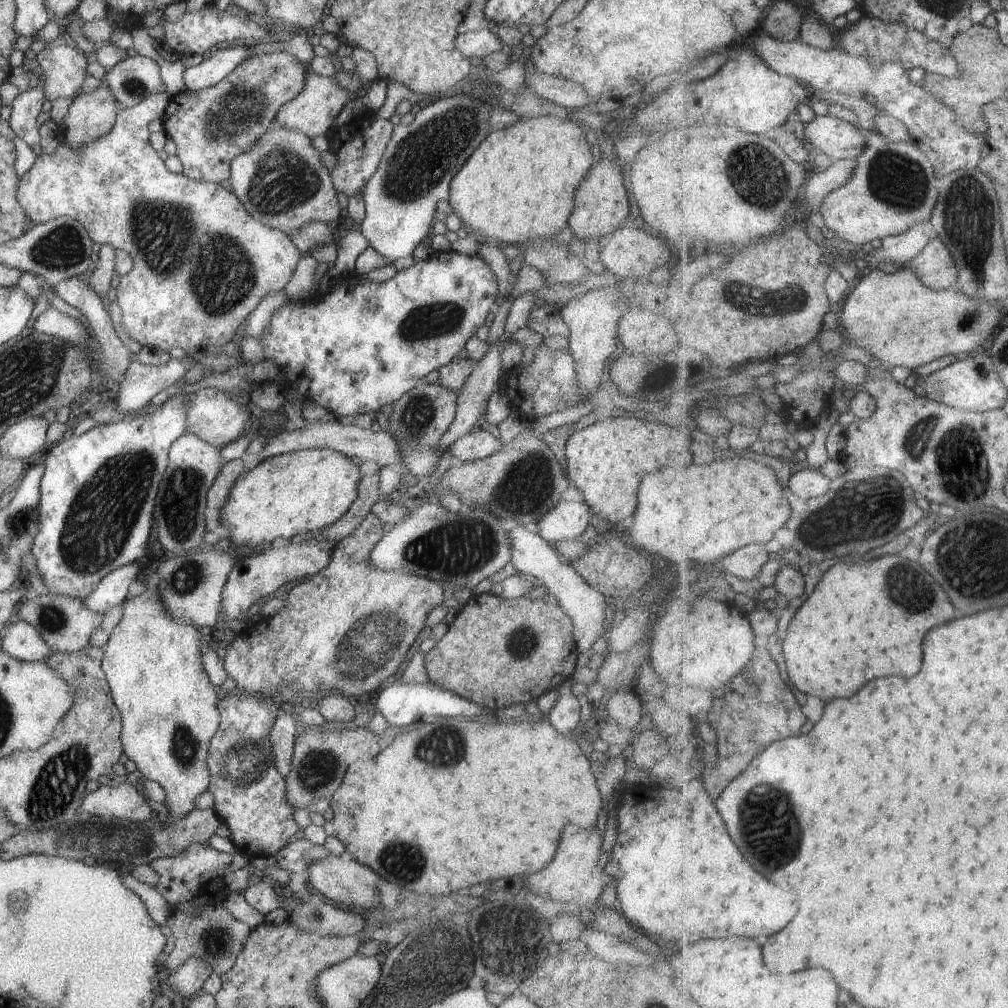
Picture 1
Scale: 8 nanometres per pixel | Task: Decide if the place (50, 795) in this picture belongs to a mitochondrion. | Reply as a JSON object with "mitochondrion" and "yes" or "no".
{"mitochondrion":"yes"}

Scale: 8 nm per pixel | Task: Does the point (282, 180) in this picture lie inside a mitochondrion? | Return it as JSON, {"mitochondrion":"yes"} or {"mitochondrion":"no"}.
{"mitochondrion":"yes"}

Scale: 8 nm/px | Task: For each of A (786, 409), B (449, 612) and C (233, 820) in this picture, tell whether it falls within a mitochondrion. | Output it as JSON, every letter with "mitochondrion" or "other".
{"A":"other","B":"other","C":"other"}

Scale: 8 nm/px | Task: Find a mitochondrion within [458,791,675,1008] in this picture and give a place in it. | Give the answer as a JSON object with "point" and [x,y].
{"point":[498,953]}

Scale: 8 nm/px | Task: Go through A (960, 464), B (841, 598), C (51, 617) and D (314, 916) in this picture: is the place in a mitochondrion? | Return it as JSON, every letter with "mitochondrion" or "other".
{"A":"mitochondrion","B":"other","C":"mitochondrion","D":"mitochondrion"}

